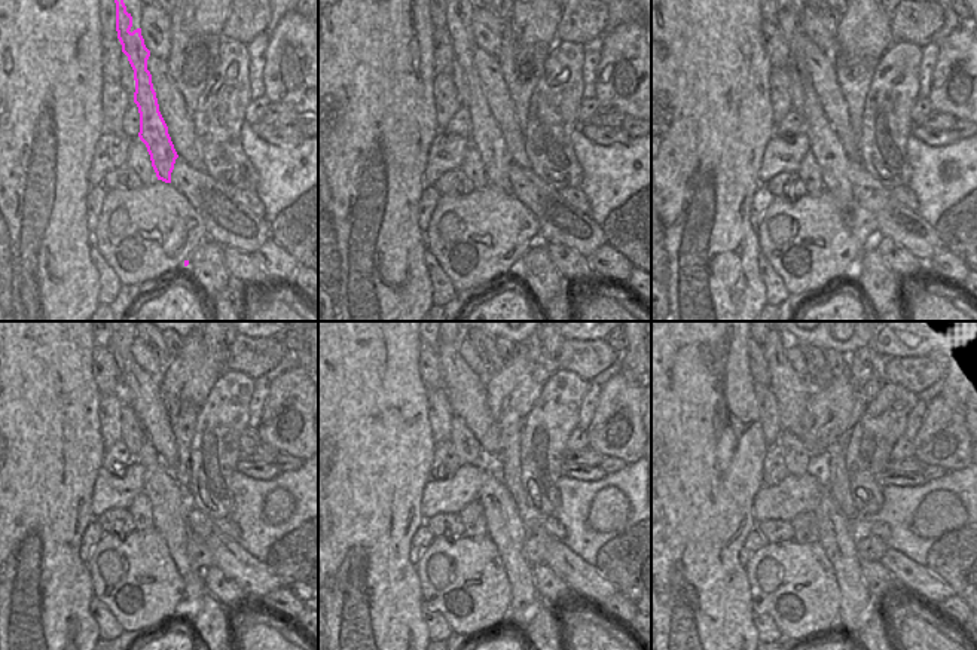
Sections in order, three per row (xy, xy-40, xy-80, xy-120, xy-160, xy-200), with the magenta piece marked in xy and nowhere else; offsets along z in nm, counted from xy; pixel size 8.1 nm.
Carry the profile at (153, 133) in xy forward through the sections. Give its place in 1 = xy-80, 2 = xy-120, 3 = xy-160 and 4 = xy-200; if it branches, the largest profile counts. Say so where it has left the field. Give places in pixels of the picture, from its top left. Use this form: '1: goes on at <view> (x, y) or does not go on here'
1: goes on at xy-80 (826, 146)
2: goes on at xy-120 (168, 506)
3: goes on at xy-160 (504, 525)
4: goes on at xy-200 (857, 604)

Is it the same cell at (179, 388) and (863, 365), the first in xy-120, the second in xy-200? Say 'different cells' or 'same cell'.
same cell

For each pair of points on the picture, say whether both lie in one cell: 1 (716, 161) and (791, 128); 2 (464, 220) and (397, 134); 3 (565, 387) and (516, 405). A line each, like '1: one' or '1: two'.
1: two
2: two
3: two

